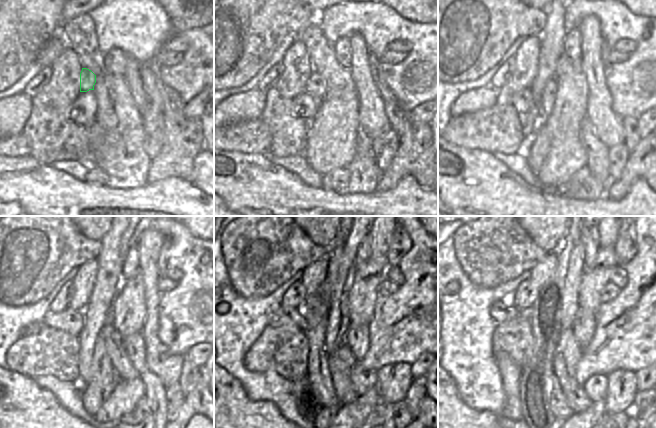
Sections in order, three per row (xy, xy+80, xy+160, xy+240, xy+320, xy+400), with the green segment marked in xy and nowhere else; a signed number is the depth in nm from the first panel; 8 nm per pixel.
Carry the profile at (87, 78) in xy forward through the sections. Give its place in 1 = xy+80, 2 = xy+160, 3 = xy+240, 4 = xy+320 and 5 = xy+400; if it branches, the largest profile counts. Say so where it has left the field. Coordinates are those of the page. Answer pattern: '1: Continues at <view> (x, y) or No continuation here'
1: Continues at xy+80 (316, 85)
2: Continues at xy+160 (546, 100)
3: Continues at xy+240 (119, 359)
4: Continues at xy+320 (363, 380)
5: Continues at xy+400 (596, 387)

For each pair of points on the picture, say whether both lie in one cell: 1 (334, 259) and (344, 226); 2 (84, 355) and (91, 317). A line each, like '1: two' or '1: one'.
1: one
2: one

